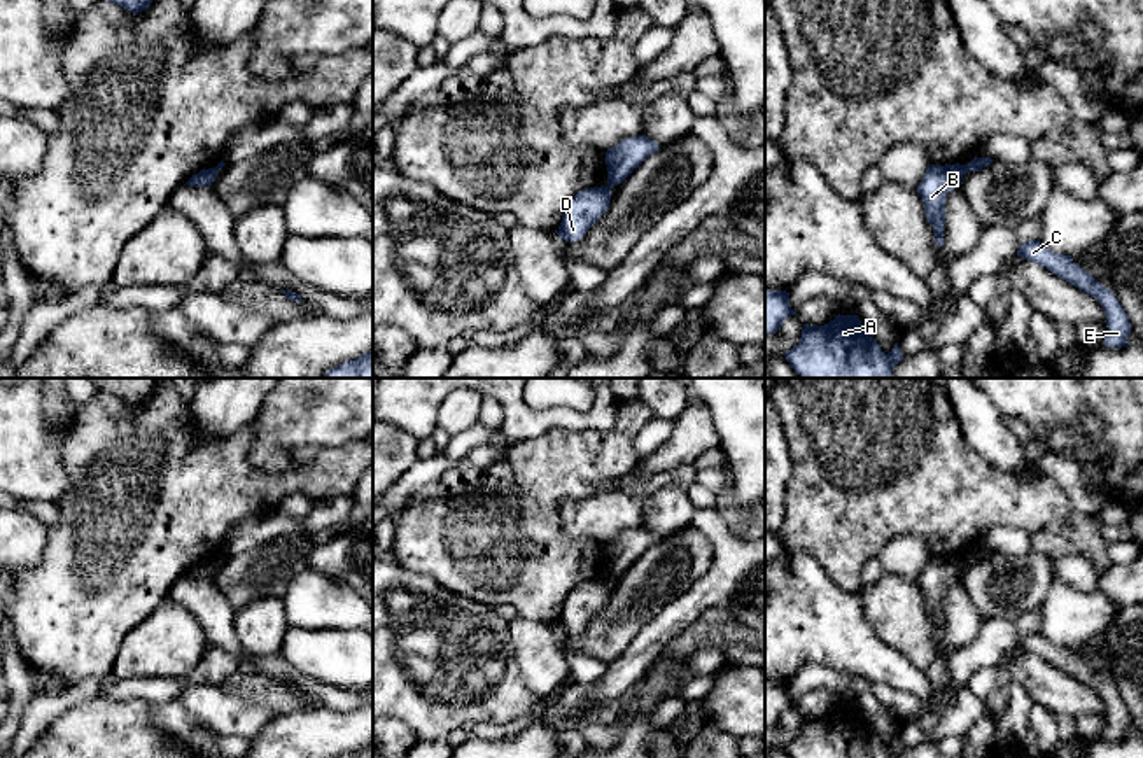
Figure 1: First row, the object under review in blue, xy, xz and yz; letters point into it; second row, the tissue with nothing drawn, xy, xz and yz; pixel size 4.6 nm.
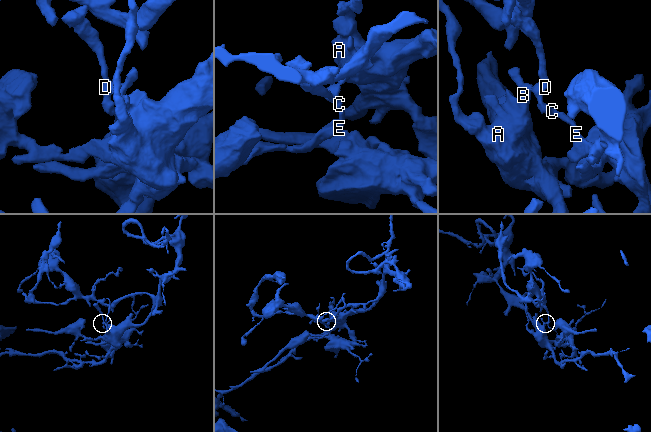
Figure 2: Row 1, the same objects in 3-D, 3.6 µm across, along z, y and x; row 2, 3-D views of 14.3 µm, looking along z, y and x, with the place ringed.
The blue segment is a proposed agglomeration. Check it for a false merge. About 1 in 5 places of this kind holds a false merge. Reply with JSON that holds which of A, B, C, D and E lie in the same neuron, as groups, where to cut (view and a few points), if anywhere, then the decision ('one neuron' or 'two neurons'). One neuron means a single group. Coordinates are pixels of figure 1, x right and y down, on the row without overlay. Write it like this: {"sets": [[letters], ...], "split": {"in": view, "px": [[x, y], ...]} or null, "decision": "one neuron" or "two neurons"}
{"sets": [["A", "B"], ["C", "D", "E"]], "split": {"in": "yz", "px": [[967, 557], [963, 564]]}, "decision": "two neurons"}

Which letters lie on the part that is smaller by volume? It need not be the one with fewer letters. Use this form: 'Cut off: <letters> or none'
Cut off: C, D, E

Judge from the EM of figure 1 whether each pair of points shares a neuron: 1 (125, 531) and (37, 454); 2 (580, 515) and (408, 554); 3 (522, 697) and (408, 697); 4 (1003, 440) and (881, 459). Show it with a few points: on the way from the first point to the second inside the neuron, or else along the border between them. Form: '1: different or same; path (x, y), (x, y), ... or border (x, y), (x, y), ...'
1: different; border (65, 442), (63, 470), (69, 487), (55, 503)
2: different; border (562, 499), (560, 527), (596, 540)
3: same; path (494, 697), (482, 708), (436, 708)
4: different; border (953, 407), (965, 442), (982, 459), (1002, 470)

